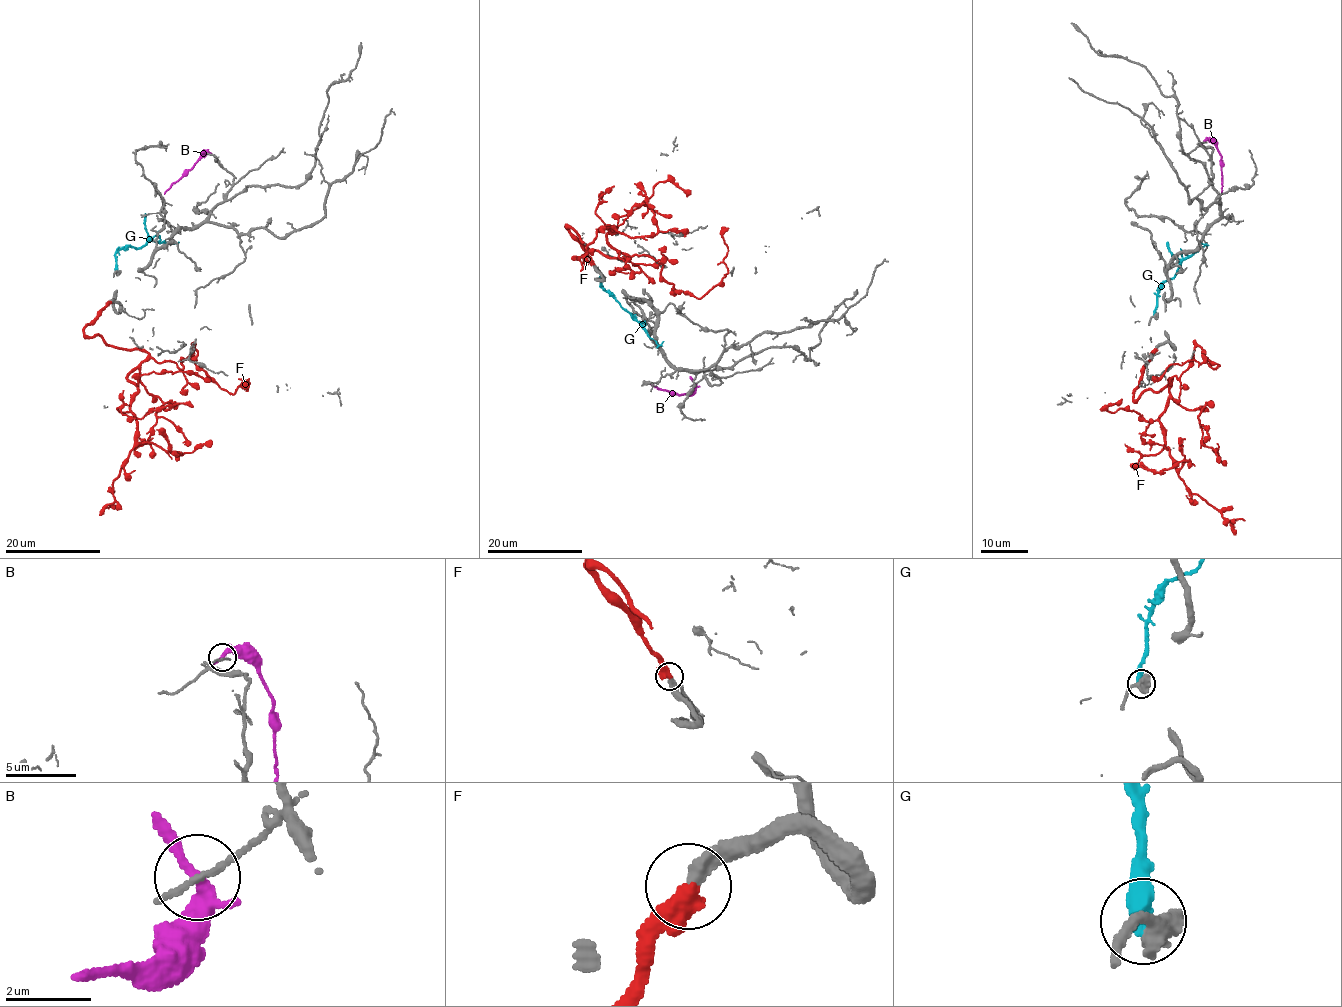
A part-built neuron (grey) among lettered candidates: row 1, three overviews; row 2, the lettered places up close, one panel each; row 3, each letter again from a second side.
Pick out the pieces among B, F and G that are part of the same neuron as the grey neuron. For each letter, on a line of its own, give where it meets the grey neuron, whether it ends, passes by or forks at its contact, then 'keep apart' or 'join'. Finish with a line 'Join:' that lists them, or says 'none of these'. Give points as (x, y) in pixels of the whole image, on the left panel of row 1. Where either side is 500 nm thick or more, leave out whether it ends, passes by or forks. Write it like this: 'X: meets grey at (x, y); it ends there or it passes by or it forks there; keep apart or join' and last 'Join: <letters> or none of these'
B: meets grey at (206, 152); it forks there; keep apart
F: meets grey at (110, 301); join
G: meets grey at (116, 271); keep apart
Join: F

